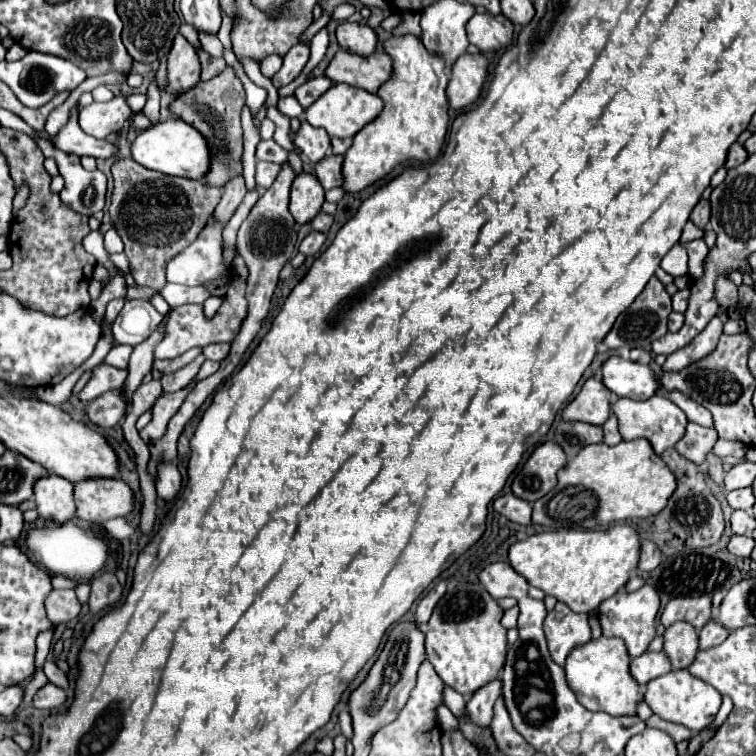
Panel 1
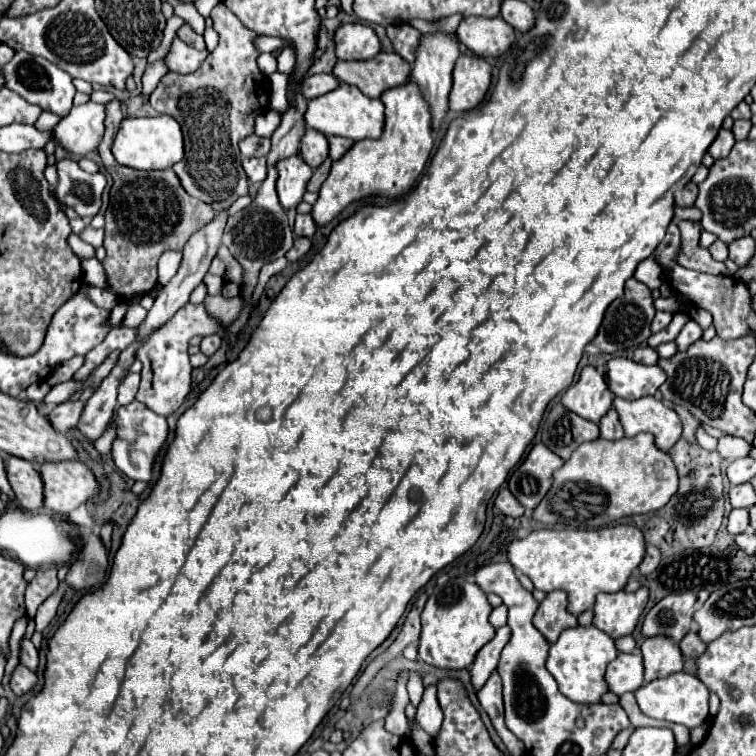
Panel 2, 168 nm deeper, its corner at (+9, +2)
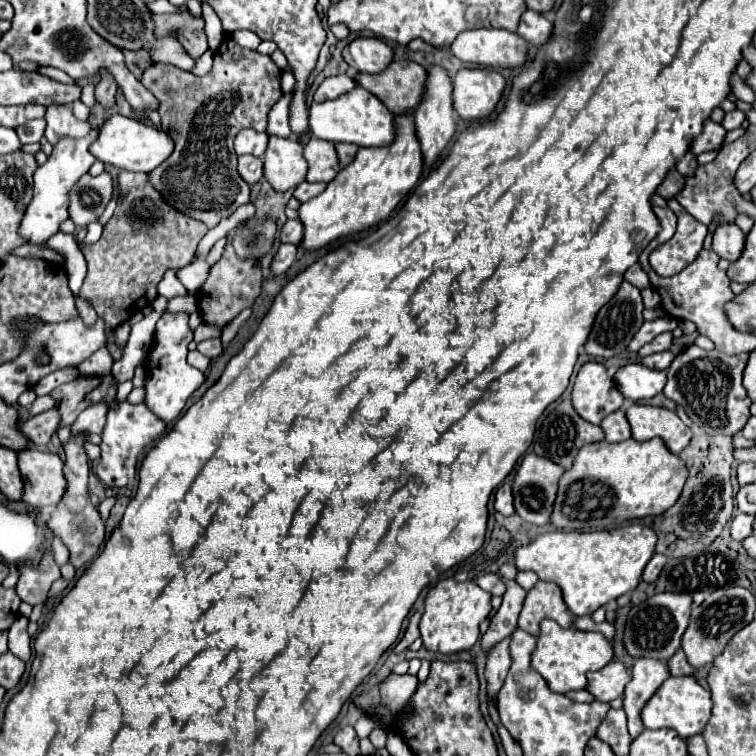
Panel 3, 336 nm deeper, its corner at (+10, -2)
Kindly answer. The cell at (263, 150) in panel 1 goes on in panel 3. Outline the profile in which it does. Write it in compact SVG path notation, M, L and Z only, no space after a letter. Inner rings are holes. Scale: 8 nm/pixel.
M242 129L234 139L234 149L236 149L236 155L250 153L250 155L262 157L266 151L266 143L268 143L266 133L258 133L254 129Z

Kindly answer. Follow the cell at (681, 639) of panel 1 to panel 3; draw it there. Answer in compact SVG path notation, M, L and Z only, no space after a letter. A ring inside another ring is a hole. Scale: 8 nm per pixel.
M638 659L634 663L632 679L624 691L624 711L628 715L628 731L632 737L638 737L644 731L640 711L668 677L670 673L664 661Z

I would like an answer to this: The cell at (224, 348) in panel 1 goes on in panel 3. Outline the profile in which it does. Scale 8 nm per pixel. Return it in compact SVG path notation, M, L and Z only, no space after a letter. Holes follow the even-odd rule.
M216 337L216 339L206 339L206 341L198 343L198 351L200 351L202 355L214 359L214 357L218 357L218 355L222 353L222 343L220 343L218 337Z

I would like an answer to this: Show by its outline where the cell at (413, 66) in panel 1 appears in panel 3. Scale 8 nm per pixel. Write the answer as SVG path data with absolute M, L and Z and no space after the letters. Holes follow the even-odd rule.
M412 113L396 117L398 135L386 147L360 147L356 161L344 167L326 191L306 201L298 209L298 219L304 225L304 237L300 247L306 251L326 247L342 237L366 231L372 225L388 219L400 201L408 197L422 173L422 153L416 141Z

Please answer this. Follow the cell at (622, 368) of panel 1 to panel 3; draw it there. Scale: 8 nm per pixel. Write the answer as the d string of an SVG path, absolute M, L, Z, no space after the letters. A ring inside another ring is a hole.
M630 363L616 373L618 389L626 399L650 399L658 395L666 385L666 371L650 369L642 363Z

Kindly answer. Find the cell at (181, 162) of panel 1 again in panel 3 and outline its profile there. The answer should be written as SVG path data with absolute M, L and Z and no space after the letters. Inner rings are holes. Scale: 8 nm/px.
M112 115L98 127L98 137L90 145L90 153L102 163L110 163L118 169L148 173L148 169L154 169L164 159L168 159L168 153L172 153L172 139L162 129L148 127L142 121L124 115Z

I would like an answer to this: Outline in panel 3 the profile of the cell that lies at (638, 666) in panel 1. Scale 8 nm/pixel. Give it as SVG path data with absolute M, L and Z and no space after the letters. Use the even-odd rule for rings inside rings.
M612 661L606 667L602 667L600 671L588 675L586 691L590 691L596 701L610 703L616 697L622 697L628 677L630 677L630 671L622 663Z

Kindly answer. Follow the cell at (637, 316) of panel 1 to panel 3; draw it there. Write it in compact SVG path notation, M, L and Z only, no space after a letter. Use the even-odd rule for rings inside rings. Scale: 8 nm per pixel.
M622 281L620 289L616 291L616 295L598 311L596 319L594 319L594 325L592 325L592 331L584 343L584 349L590 357L602 357L602 359L608 359L608 357L616 357L620 355L628 341L632 339L632 335L640 329L640 325L644 323L642 319L642 297L640 297L640 289L636 289L634 285L630 285L628 281Z

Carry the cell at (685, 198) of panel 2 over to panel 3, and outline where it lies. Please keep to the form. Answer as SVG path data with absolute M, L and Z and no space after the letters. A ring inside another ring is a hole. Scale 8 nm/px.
M670 169L656 191L658 191L664 199L672 199L672 197L676 197L676 193L680 191L680 185L684 185L684 177L682 177L676 169Z

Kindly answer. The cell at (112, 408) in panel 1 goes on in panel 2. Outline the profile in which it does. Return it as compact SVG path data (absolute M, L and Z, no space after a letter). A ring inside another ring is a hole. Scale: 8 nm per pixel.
M65 401L49 413L49 421L53 423L55 429L59 429L59 433L67 433L79 423L83 409L85 409L83 401Z

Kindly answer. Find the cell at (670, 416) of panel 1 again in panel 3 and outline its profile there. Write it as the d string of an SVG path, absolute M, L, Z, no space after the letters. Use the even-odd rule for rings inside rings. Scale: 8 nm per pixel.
M630 405L626 409L626 417L632 425L632 437L636 441L648 441L652 437L664 439L666 447L672 453L680 453L692 439L692 429L680 421L674 411L664 407L648 407L648 405Z

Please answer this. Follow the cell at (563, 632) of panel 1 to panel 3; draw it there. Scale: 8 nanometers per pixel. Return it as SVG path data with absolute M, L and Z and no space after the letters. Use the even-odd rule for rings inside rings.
M538 581L528 591L518 617L518 627L530 635L536 635L540 631L538 625L542 619L552 619L562 627L572 625L572 613L562 601L562 591L556 583L550 581Z

